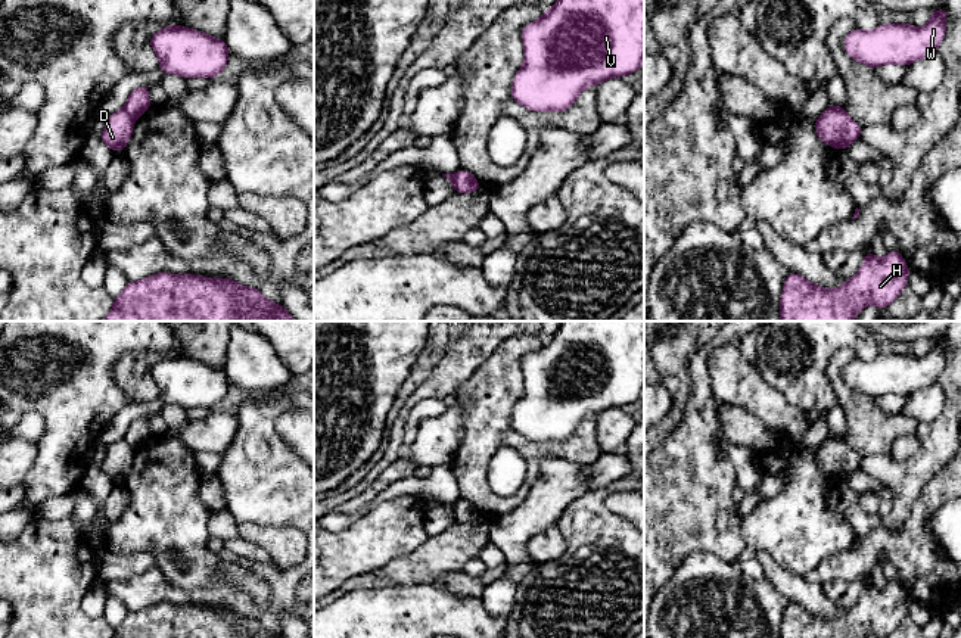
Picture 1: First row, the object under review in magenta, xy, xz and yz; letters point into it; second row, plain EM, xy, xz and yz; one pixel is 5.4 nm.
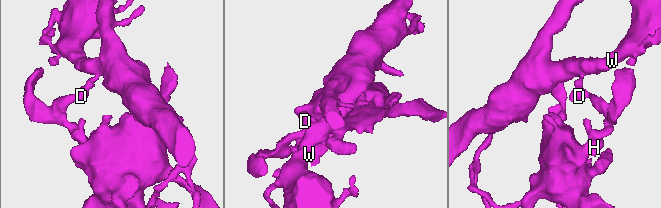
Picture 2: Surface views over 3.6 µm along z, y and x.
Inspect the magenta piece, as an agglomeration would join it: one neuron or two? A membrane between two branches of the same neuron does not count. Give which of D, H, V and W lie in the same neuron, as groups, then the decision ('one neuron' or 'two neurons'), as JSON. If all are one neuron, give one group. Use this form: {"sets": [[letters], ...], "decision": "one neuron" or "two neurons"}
{"sets": [["D", "H"], ["V", "W"]], "decision": "two neurons"}

